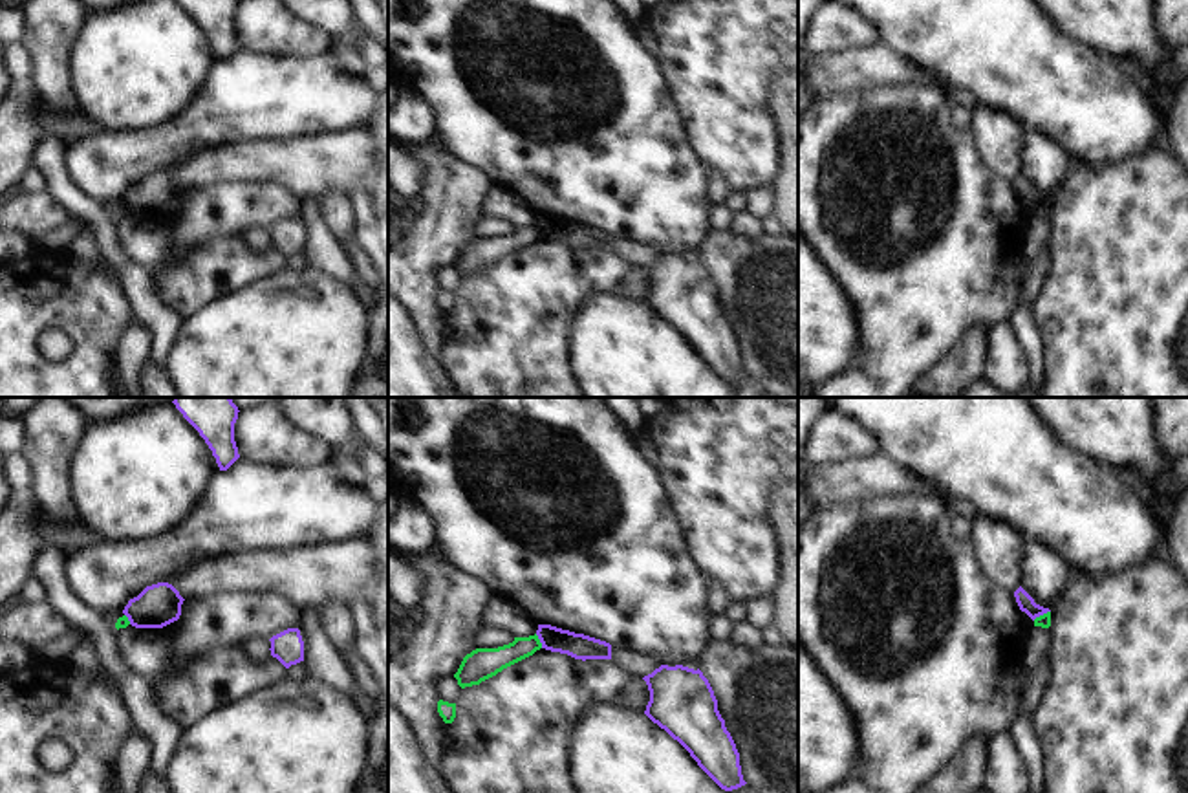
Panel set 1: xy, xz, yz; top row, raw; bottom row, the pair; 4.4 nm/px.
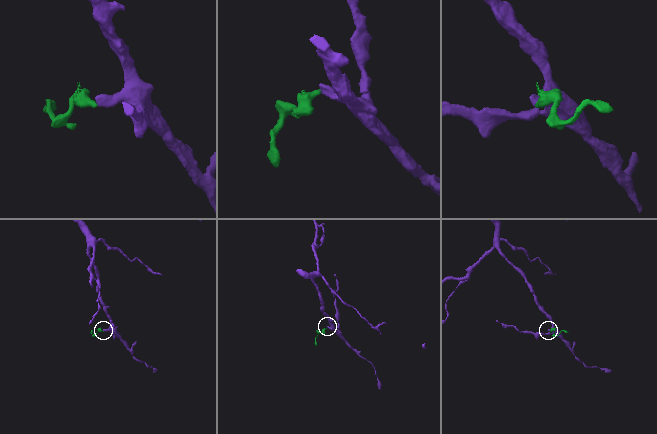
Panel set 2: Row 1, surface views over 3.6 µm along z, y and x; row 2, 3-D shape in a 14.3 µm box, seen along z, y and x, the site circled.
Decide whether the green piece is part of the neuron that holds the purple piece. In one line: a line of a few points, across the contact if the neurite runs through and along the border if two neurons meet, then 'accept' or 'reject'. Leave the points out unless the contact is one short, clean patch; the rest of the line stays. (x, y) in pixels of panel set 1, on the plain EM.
line yz (1049, 200), (1033, 209); reject

